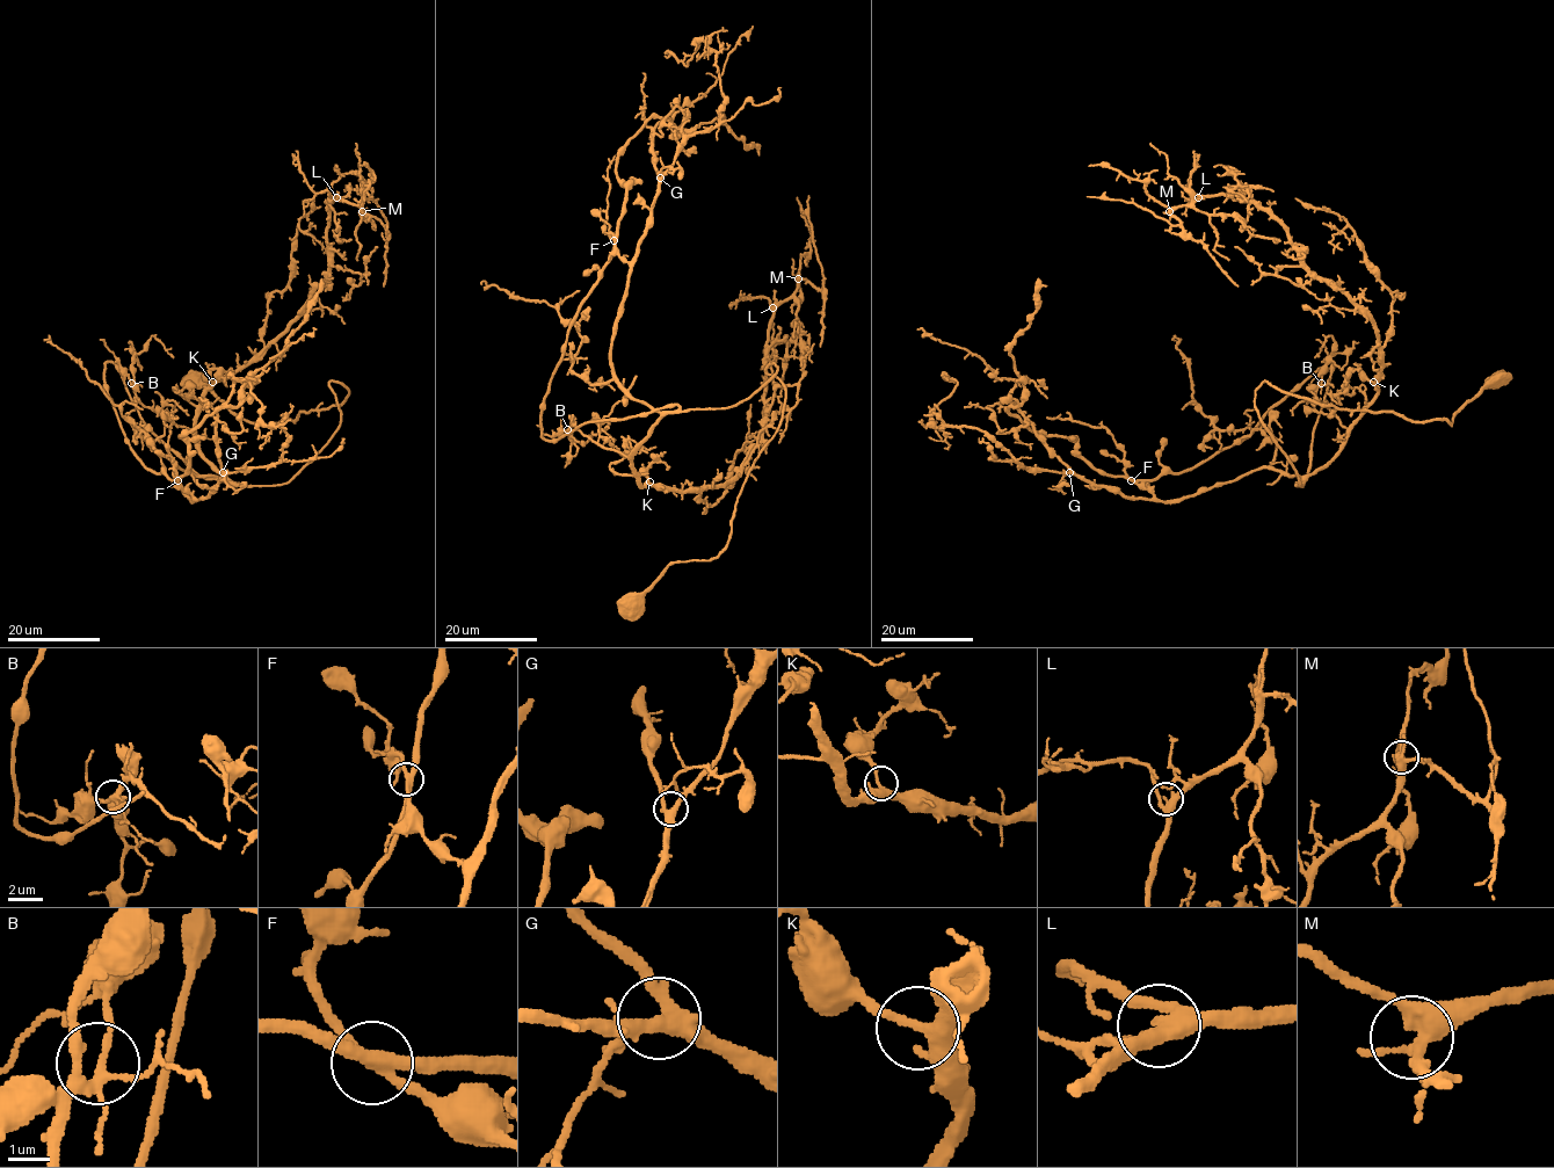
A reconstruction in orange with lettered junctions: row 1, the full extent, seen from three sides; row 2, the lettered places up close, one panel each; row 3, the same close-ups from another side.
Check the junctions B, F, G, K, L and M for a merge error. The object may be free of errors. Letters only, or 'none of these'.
none of these

